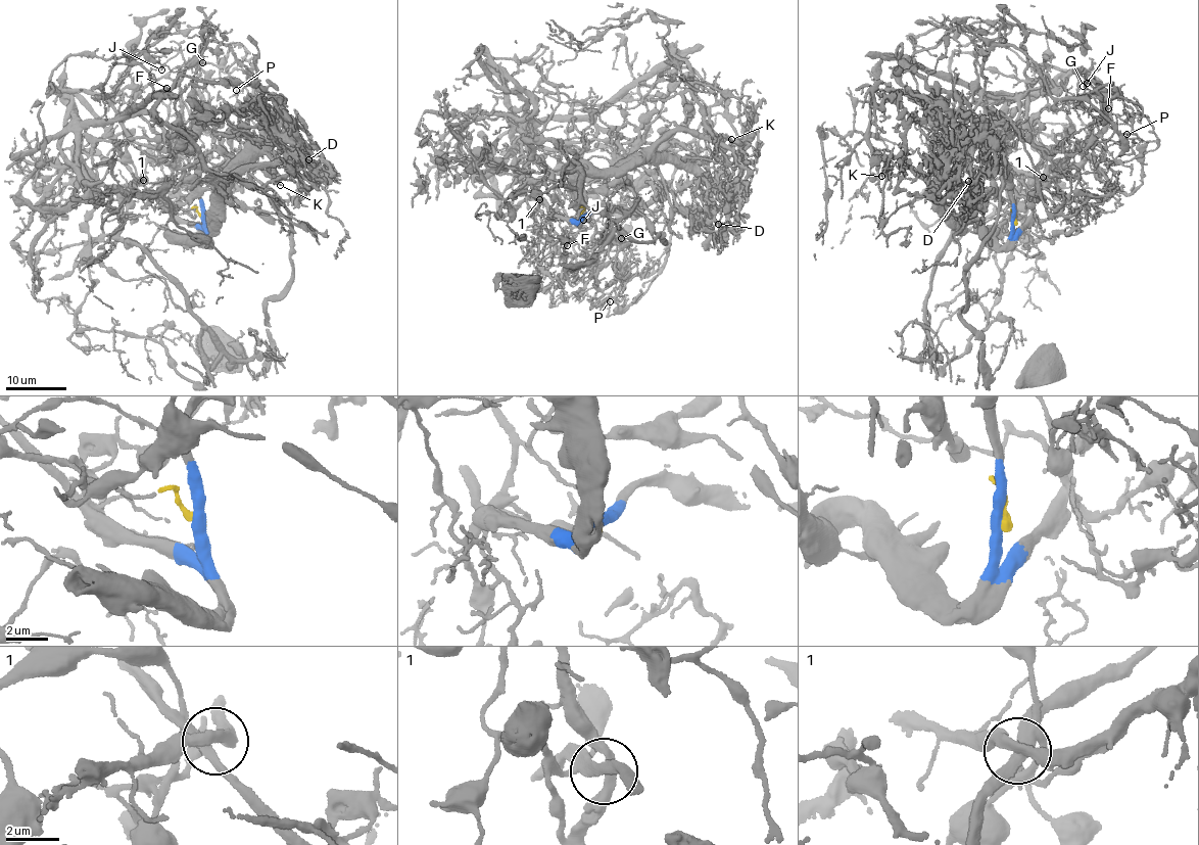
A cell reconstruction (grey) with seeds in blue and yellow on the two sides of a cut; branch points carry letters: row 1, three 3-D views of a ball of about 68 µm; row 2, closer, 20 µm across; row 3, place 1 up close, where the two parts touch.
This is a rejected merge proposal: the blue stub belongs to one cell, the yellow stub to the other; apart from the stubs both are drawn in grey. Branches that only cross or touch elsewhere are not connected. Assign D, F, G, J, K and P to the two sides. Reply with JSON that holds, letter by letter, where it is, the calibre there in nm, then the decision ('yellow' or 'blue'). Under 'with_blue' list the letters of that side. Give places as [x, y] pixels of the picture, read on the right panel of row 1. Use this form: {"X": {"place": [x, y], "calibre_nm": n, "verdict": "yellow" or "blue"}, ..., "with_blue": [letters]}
{"D": {"place": [968, 181], "calibre_nm": 190, "verdict": "blue"}, "F": {"place": [1108, 108], "calibre_nm": 110, "verdict": "yellow"}, "G": {"place": [1083, 86], "calibre_nm": 110, "verdict": "yellow"}, "J": {"place": [1087, 83], "calibre_nm": 150, "verdict": "yellow"}, "K": {"place": [881, 176], "calibre_nm": 100, "verdict": "yellow"}, "P": {"place": [1126, 134], "calibre_nm": 280, "verdict": "yellow"}, "with_blue": ["D"]}

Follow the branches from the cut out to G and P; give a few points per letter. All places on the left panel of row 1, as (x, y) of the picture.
G: (202, 217), (195, 207), (116, 192), (98, 179), (93, 151), (137, 94), (202, 61)
P: (202, 217), (146, 193), (185, 181), (144, 106), (209, 40), (248, 69), (257, 61), (252, 86), (236, 89)

